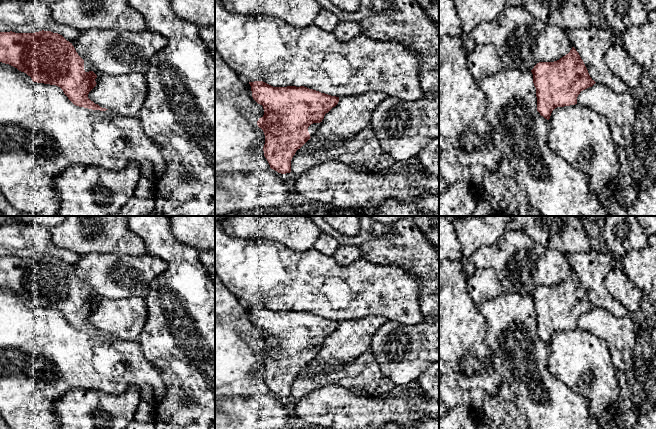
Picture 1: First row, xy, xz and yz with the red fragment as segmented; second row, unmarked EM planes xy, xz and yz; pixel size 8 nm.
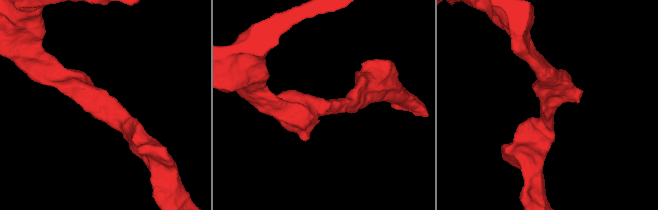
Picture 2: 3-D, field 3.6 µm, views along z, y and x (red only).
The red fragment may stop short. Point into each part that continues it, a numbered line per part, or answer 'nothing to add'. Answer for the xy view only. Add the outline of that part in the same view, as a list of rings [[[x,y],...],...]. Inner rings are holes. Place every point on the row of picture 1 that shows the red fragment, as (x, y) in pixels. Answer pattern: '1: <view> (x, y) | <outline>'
1: xy (88, 66) | [[[83,59],[83,60],[84,60],[84,70],[85,70],[85,72],[93,71],[97,75],[97,78],[95,79],[95,81],[97,83],[101,73],[98,70],[95,69],[95,67],[93,66],[93,64],[90,61],[88,61],[86,59]]]

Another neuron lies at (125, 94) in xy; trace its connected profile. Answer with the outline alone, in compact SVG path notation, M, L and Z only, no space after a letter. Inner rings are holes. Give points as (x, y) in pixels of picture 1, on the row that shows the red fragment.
M101 74L88 98L102 108L124 116L138 116L147 95L146 76Z

